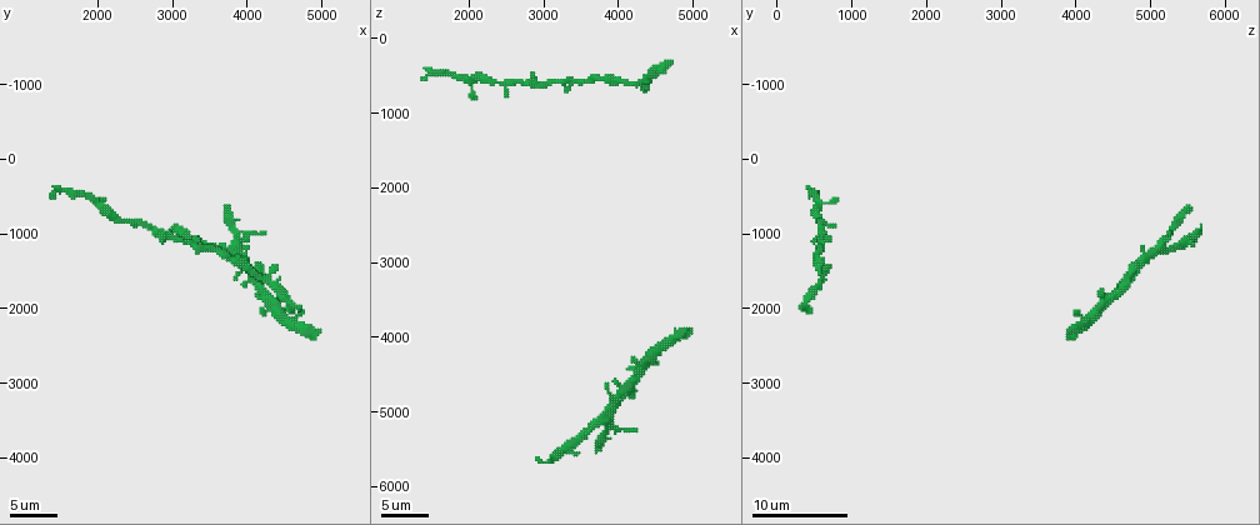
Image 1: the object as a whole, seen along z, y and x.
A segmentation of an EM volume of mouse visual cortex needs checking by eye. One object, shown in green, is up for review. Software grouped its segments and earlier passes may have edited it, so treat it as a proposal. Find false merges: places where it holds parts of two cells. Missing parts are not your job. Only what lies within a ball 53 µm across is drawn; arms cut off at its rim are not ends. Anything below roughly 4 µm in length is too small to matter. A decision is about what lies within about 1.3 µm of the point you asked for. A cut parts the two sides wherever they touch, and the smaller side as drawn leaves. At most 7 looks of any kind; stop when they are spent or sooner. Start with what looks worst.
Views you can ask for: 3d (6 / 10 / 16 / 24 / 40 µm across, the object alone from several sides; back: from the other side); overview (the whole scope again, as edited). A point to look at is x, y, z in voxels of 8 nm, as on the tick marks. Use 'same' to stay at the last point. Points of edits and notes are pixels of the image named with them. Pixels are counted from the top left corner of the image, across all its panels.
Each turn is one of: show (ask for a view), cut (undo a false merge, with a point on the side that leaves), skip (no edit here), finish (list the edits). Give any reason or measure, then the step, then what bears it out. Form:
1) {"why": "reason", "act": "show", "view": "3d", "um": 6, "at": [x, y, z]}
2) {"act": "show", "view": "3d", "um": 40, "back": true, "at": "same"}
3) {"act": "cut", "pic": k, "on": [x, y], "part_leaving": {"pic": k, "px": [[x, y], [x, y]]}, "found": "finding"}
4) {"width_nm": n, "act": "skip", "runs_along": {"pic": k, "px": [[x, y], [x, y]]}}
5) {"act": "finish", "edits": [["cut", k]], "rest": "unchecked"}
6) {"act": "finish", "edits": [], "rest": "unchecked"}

{"why": "two arms in line, one across", "act": "show", "view": "3d", "um": 16, "at": [4250, 1650, 600]}

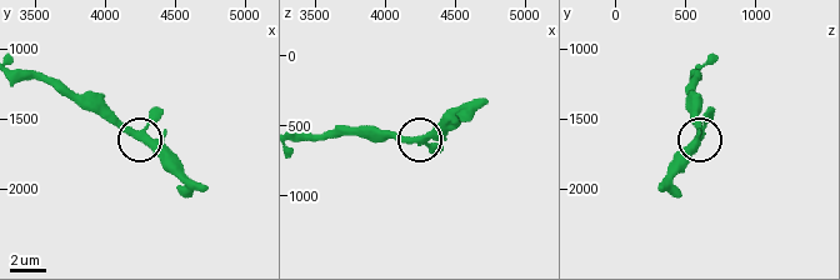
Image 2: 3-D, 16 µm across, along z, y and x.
{"arms": 3, "act": "skip", "found": "continuous, no second cell"}

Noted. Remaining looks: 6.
{"why": "thick turns thin", "act": "show", "view": "3d", "um": 10, "at": [3100, 1050, 650]}

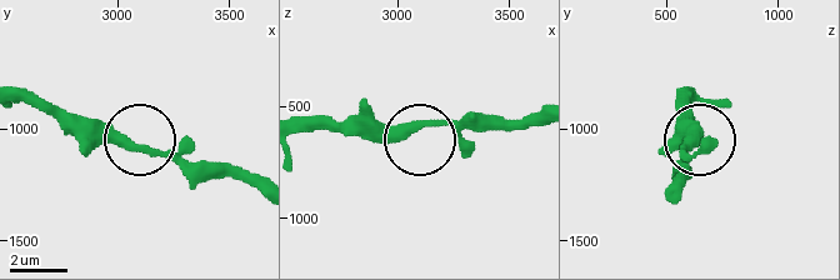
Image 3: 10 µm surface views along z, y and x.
{"width_nm": 340, "act": "skip", "found": "all the same cell"}

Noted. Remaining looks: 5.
{"why": "three arms meet", "act": "show", "view": "3d", "um": 10, "at": [2400, 850, 550]}

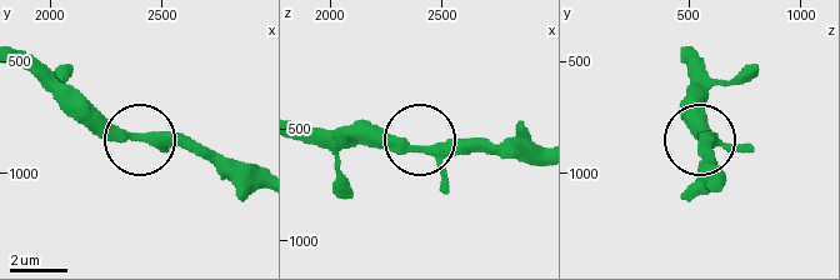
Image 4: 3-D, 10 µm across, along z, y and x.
{"act": "skip", "runs_along": {"pic": 4, "px": [[259, 181], [230, 179], [188, 150], [116, 139], [75, 118]]}, "found": "continuous, no second cell"}

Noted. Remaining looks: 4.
{"act": "show", "view": "3d", "um": 10, "at": [1550, 450, 500]}

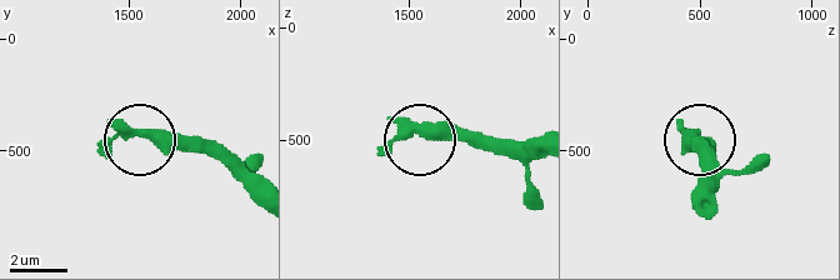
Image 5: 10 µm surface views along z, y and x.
{"act": "skip", "runs_along": {"pic": 5, "px": [[536, 153], [471, 138], [424, 138]]}, "found": "all the same cell"}

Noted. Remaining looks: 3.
{"act": "finish", "edits": [], "rest": "unchecked"}

